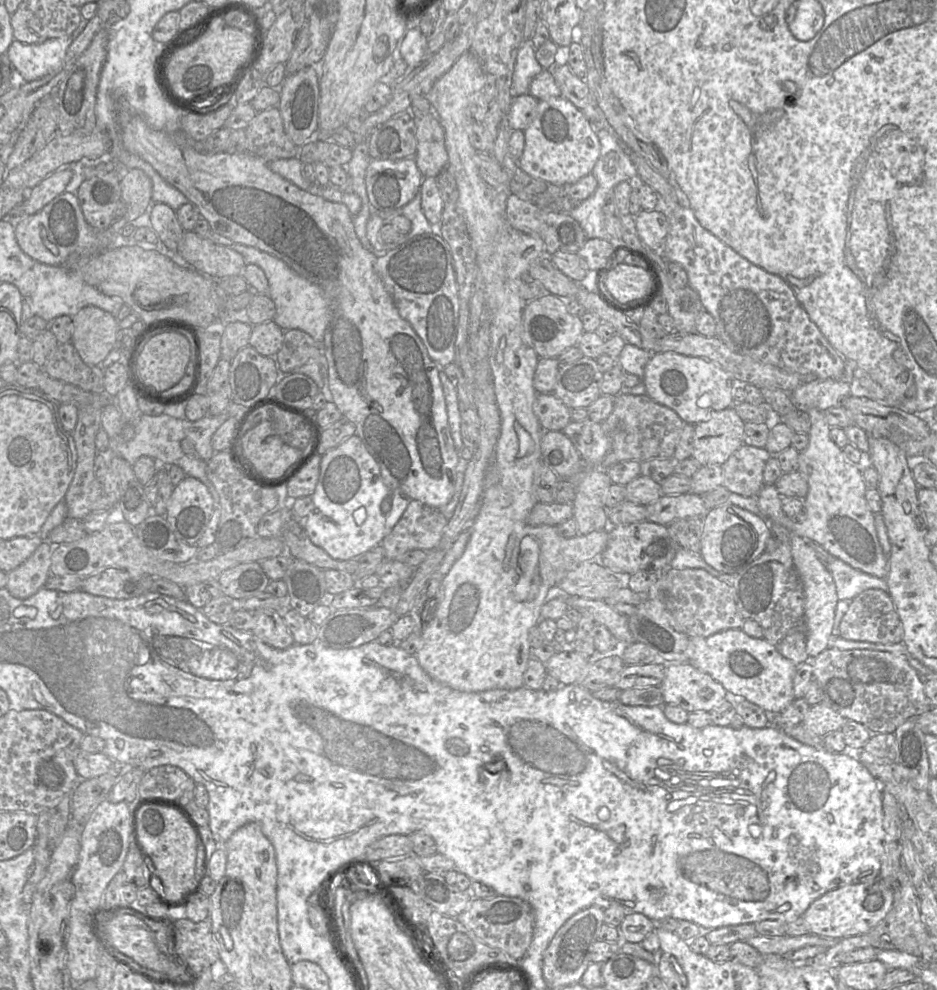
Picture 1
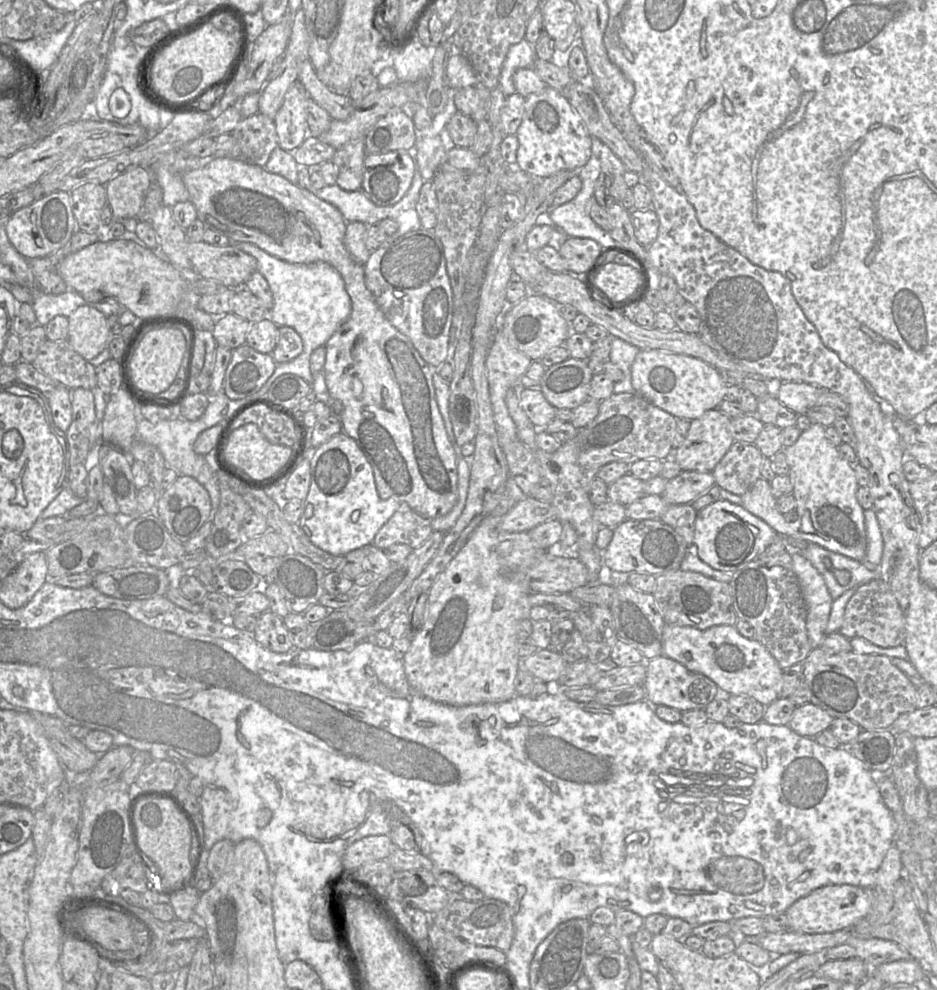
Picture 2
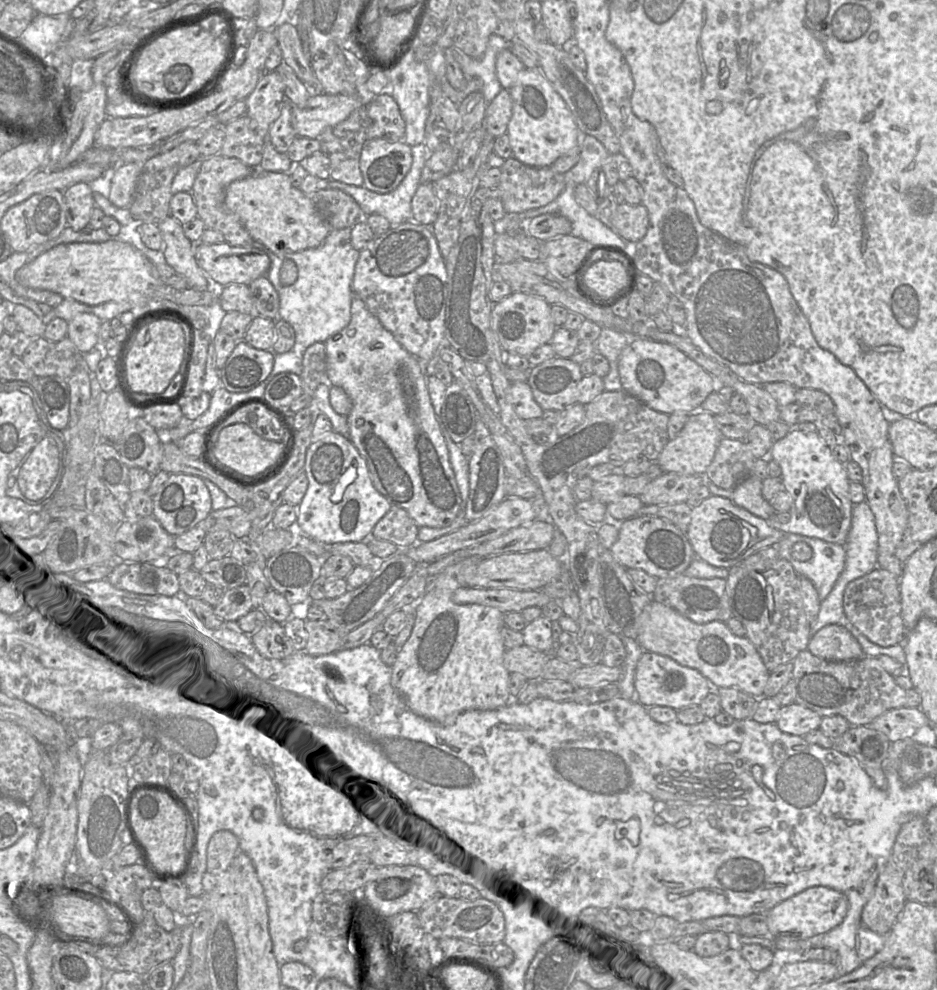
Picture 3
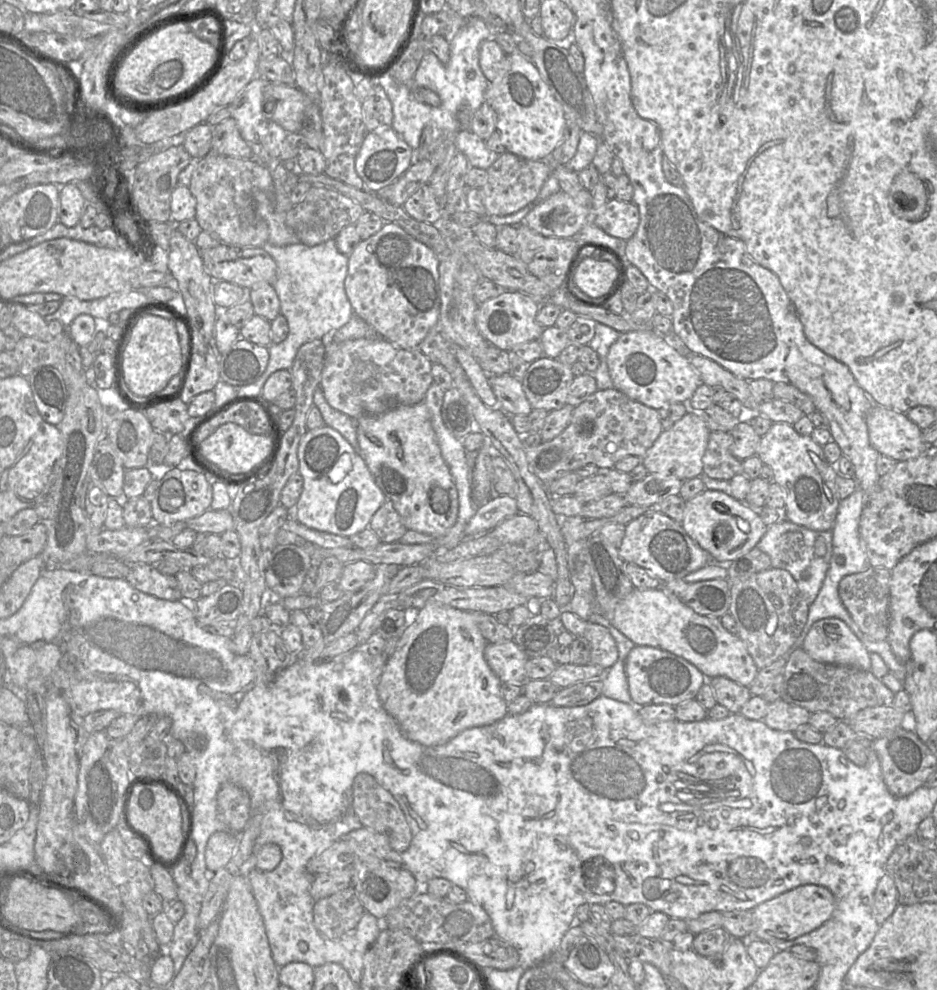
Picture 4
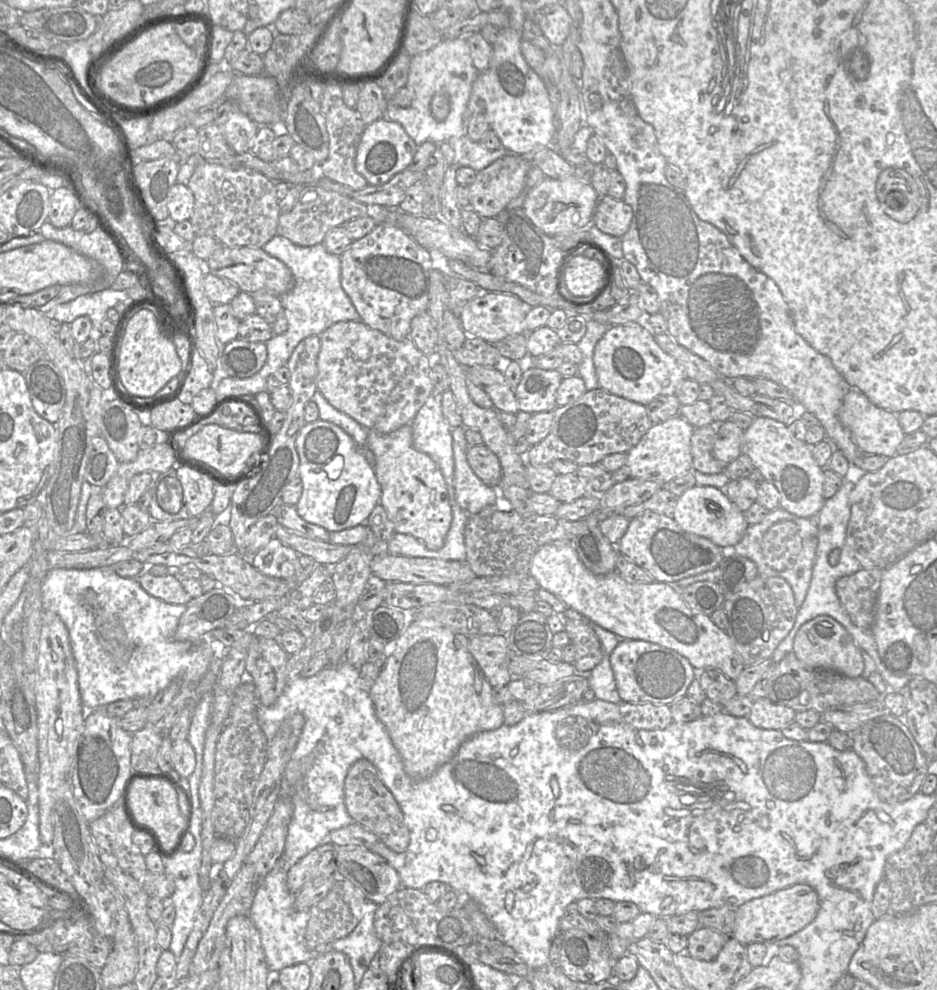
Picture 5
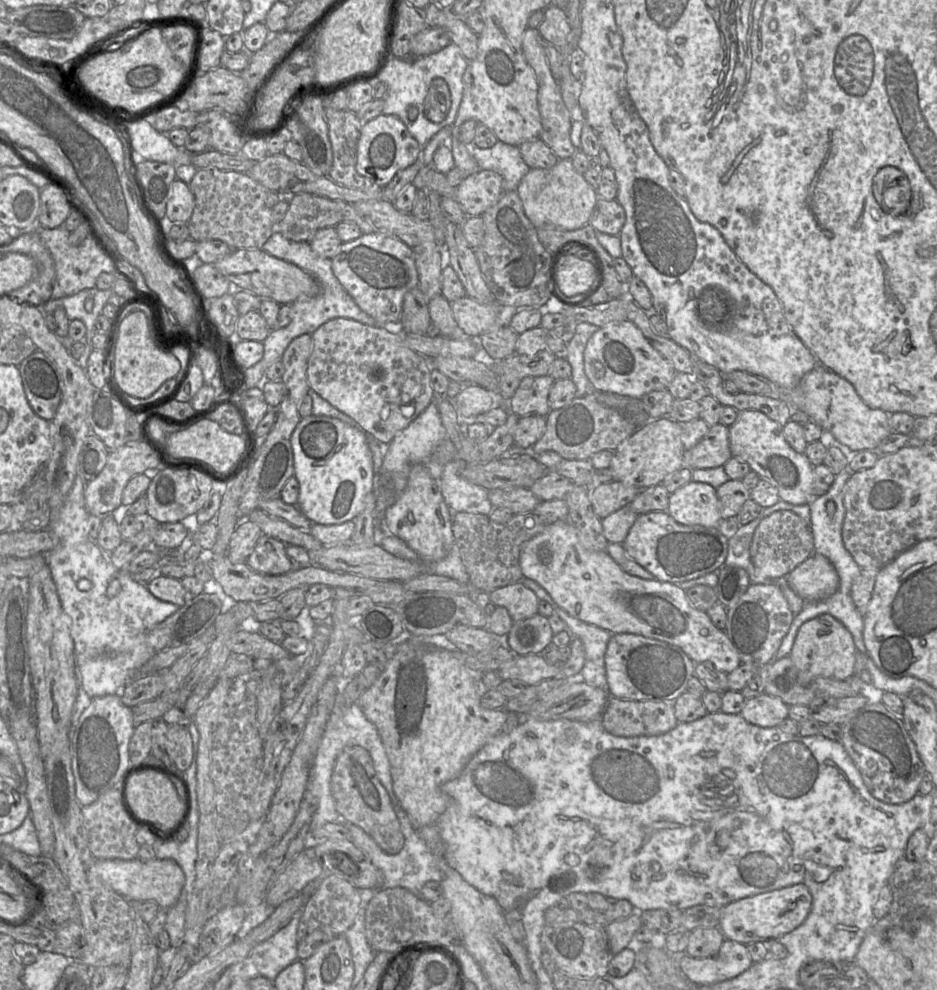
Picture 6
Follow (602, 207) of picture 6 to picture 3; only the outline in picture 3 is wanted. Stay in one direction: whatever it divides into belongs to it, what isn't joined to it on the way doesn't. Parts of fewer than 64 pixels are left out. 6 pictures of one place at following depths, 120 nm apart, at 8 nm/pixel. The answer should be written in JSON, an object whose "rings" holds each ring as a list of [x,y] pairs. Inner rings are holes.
{"rings":[[[618,205],[612,220],[612,229],[629,244],[636,244],[644,238],[649,228],[649,214],[645,206]]]}

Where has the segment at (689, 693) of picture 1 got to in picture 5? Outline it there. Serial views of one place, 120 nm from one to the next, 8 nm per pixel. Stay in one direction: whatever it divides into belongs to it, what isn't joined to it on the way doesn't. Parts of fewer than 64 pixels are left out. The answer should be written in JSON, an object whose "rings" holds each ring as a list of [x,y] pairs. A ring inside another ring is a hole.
{"rings":[[[621,640],[611,652],[610,664],[622,701],[634,704],[671,705],[686,696],[698,671],[676,651],[644,640]]]}

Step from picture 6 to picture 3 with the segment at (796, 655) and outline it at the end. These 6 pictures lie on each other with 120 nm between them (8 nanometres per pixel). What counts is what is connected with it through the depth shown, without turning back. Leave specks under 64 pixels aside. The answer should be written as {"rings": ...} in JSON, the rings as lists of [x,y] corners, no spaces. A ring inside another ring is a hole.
{"rings":[[[837,624],[826,625],[817,631],[810,638],[807,650],[829,661],[850,661],[867,657],[852,634]]]}

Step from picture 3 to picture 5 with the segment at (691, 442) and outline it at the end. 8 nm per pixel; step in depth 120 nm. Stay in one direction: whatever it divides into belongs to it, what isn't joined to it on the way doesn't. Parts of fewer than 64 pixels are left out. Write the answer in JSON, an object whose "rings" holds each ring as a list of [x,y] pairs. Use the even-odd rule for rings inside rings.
{"rings":[[[679,415],[665,422],[653,424],[638,444],[627,453],[626,466],[629,467],[632,478],[654,481],[664,486],[671,480],[694,471],[691,454],[691,437],[694,429]]]}

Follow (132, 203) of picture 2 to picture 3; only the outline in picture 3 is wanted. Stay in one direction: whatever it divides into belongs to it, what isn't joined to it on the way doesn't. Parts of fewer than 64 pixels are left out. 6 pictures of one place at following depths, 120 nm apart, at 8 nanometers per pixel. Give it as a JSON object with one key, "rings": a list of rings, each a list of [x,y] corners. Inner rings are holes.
{"rings":[[[131,162],[112,166],[108,199],[113,205],[119,208],[129,207],[134,198],[142,164]]]}

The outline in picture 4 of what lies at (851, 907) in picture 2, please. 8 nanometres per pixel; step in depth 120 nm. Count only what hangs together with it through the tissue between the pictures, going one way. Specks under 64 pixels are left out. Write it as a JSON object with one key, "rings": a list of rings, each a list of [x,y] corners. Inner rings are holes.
{"rings":[[[815,884],[798,886],[751,909],[753,937],[763,941],[793,940],[823,925],[831,917],[834,907],[834,895],[827,888]]]}

